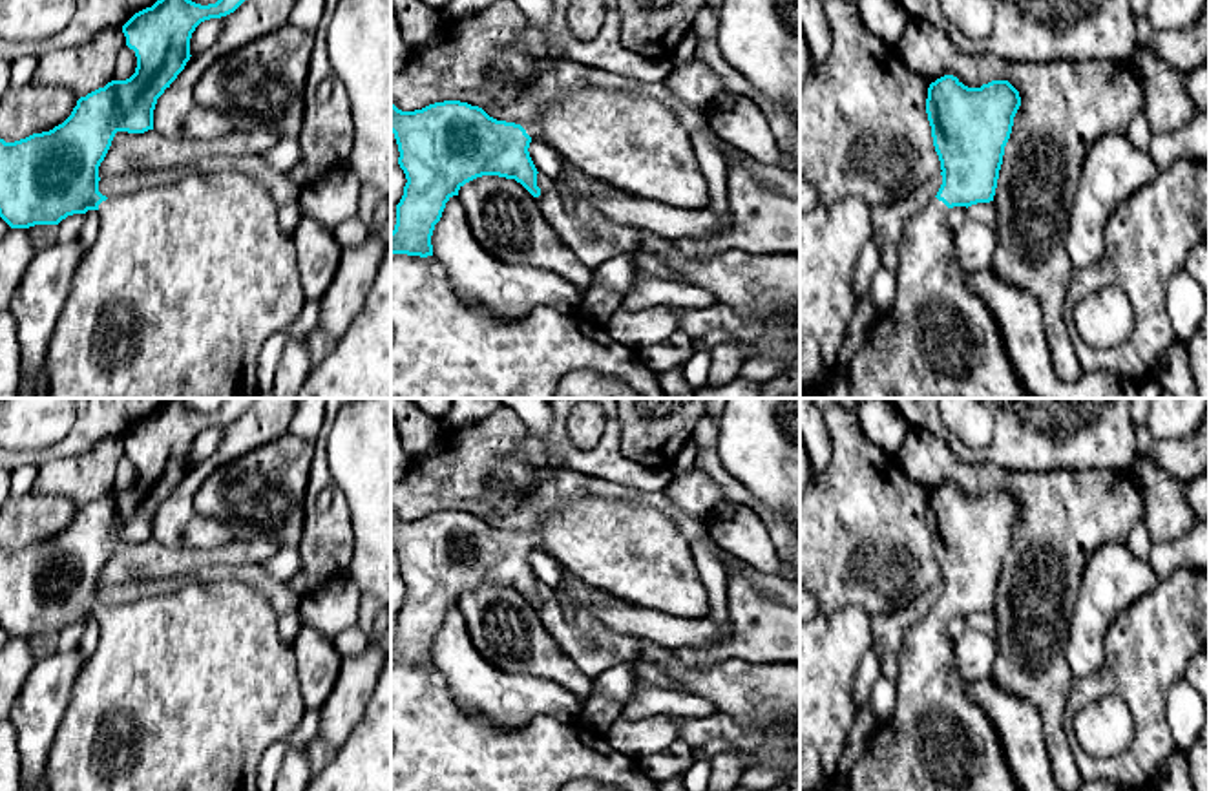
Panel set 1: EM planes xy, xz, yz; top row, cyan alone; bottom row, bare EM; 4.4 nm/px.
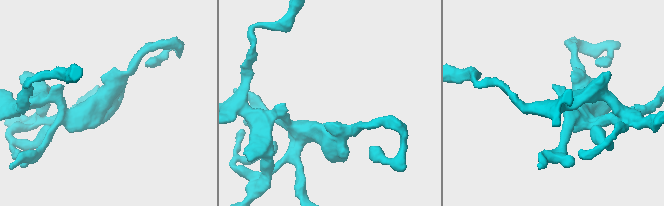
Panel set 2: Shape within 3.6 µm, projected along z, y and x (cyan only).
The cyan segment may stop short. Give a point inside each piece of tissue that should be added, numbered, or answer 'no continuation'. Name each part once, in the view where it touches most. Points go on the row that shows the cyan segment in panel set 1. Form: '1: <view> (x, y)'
1: xz (630, 141)

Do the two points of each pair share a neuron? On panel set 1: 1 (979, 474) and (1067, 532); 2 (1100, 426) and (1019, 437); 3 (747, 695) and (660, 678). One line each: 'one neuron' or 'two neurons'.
1: one neuron
2: one neuron
3: two neurons

